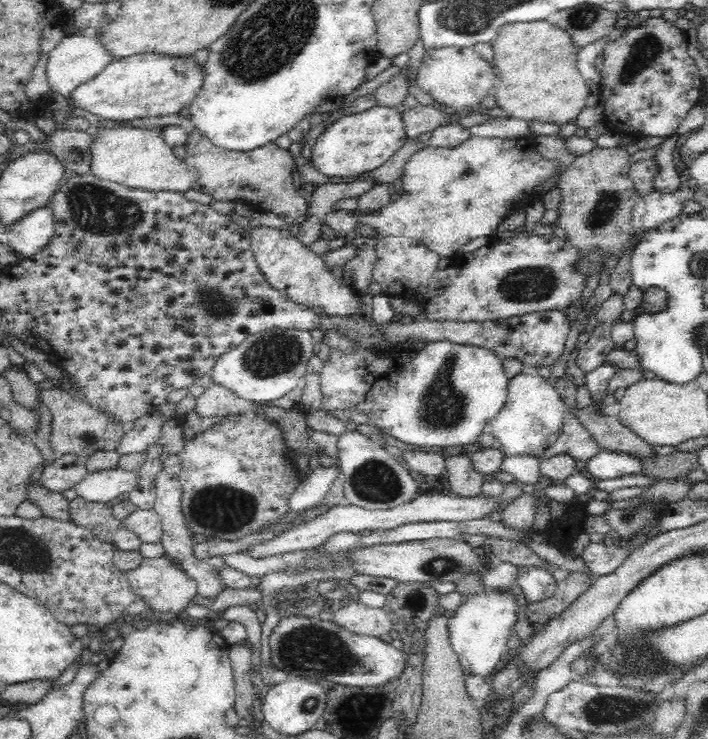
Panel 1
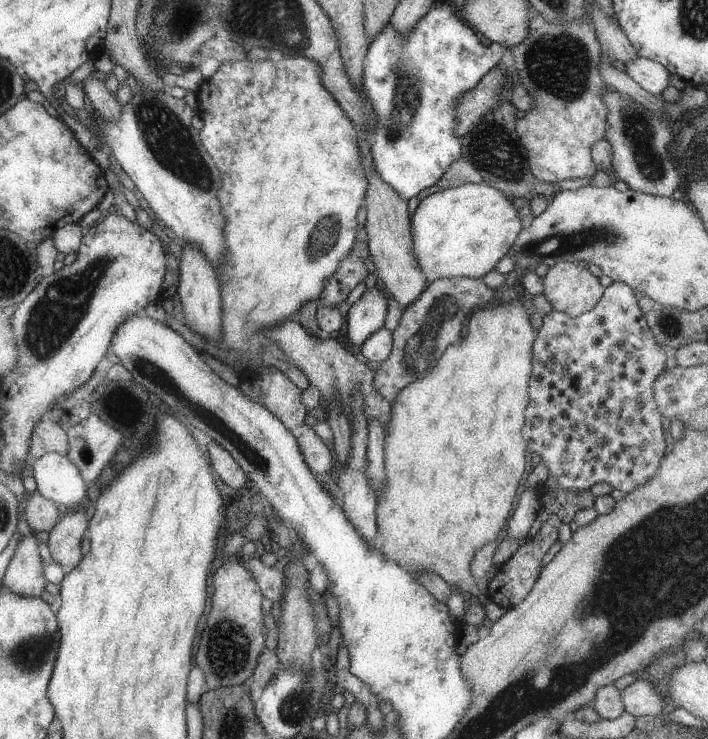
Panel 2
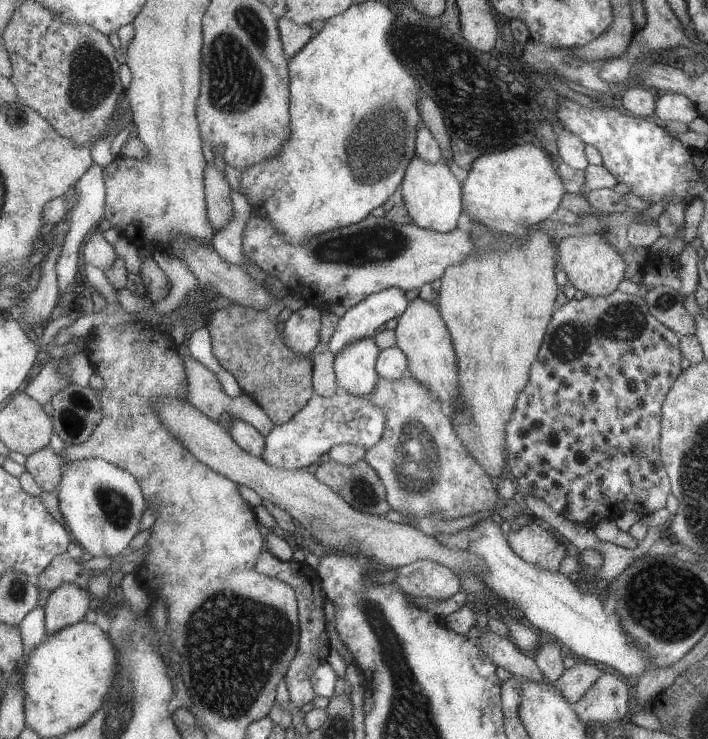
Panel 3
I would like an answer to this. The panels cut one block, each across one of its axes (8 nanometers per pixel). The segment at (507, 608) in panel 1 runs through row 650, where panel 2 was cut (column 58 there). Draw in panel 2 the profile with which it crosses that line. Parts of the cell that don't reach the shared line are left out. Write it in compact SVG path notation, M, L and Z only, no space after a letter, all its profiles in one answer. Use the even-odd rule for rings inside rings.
M47 453L35 460L37 490L61 506L79 506L89 494L89 484L68 455Z

